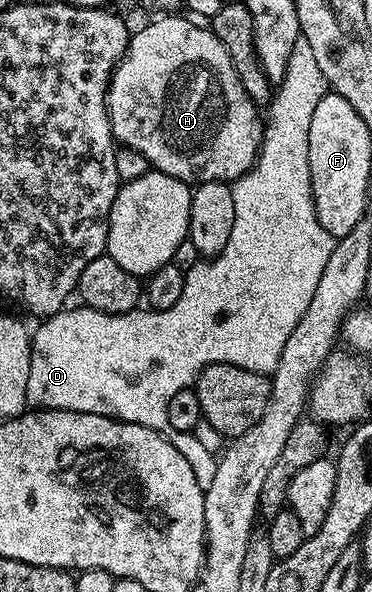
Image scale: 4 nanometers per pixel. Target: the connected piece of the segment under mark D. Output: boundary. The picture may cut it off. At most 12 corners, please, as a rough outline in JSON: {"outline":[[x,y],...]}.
{"outline":[[297,39],[171,309],[31,335],[30,408],[155,429],[208,363],[272,376],[331,261],[307,161],[329,83]]}

